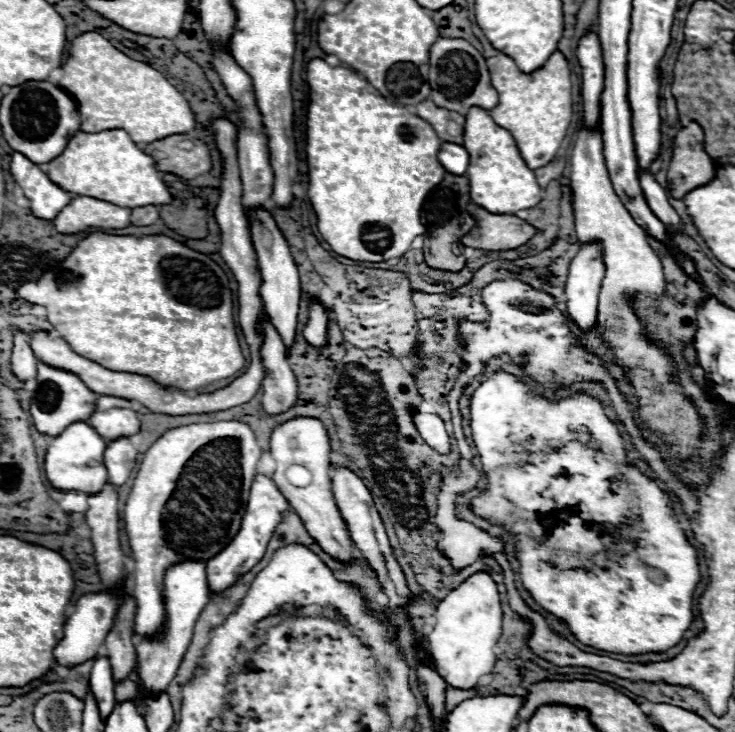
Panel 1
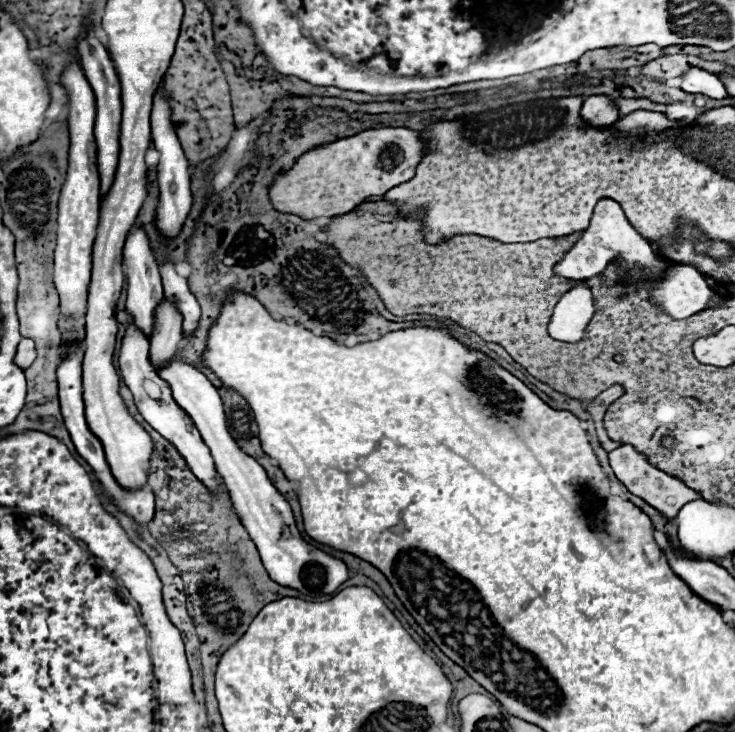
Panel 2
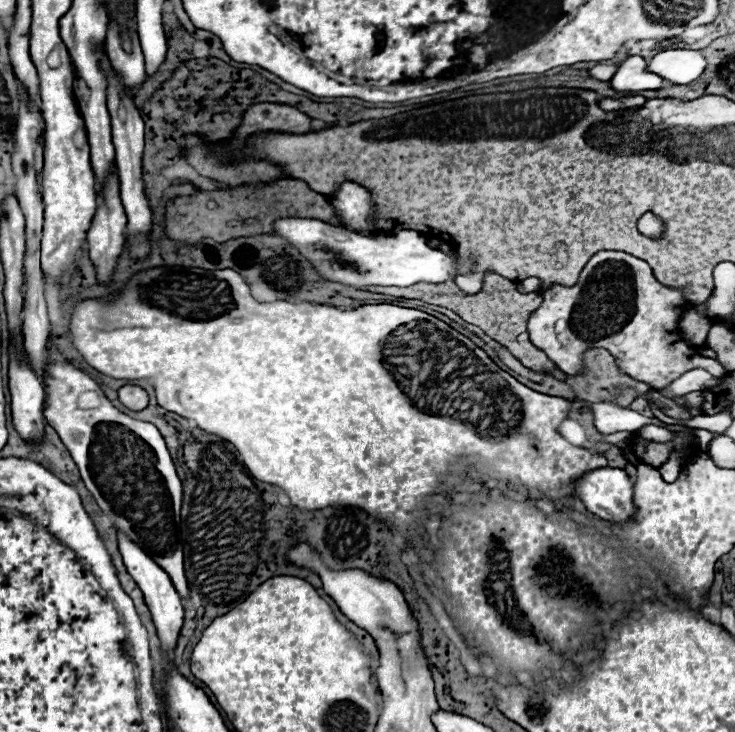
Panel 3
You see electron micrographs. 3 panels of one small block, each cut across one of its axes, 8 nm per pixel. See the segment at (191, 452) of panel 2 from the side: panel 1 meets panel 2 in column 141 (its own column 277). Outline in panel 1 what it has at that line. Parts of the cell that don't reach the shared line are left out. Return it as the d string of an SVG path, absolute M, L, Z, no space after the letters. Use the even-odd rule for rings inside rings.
M266 318L258 324L262 332L262 364L264 364L264 382L262 382L262 406L268 414L280 414L296 402L296 376L290 370L286 358L286 346L280 340L278 330Z

